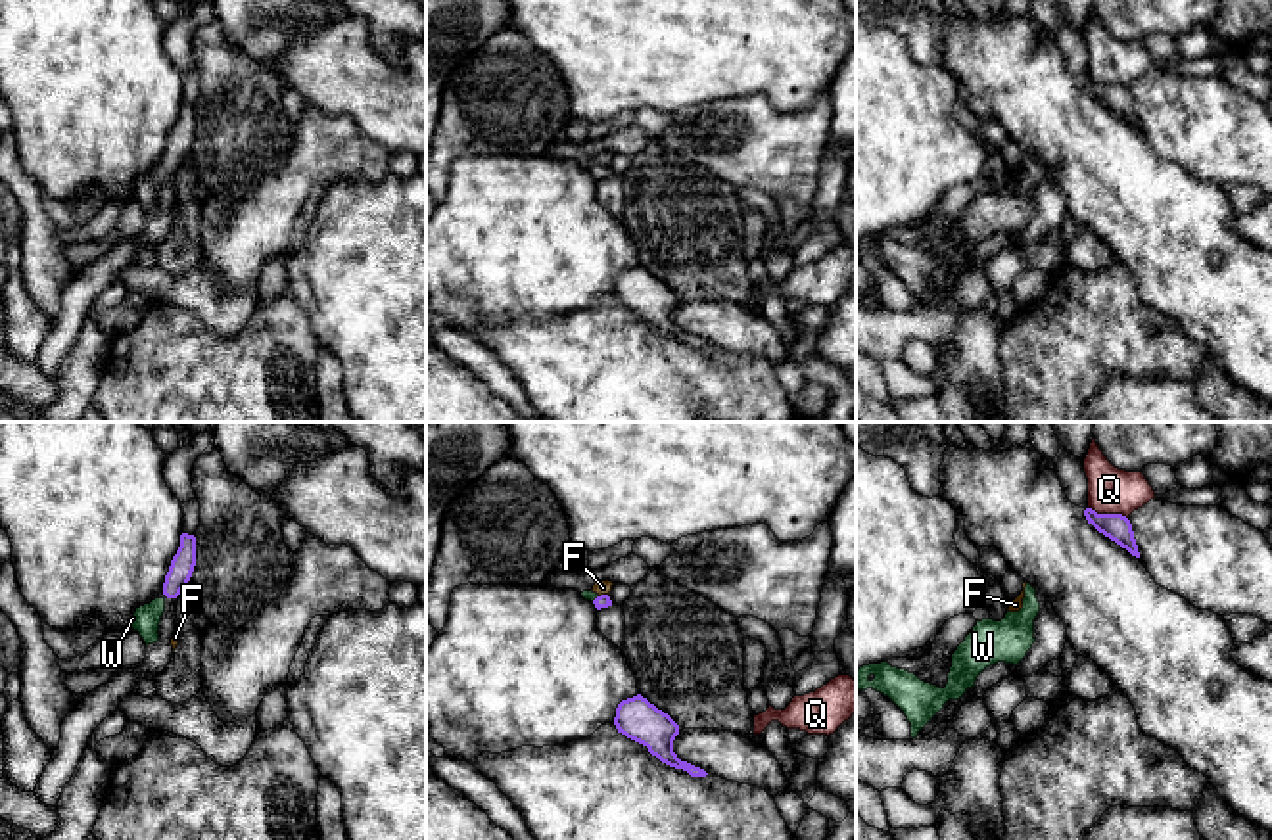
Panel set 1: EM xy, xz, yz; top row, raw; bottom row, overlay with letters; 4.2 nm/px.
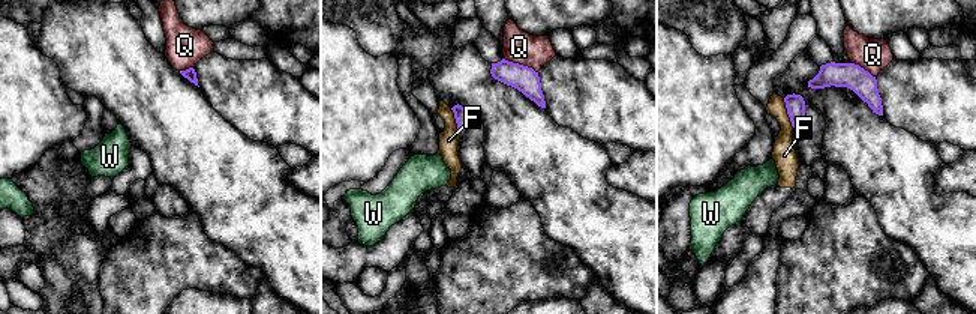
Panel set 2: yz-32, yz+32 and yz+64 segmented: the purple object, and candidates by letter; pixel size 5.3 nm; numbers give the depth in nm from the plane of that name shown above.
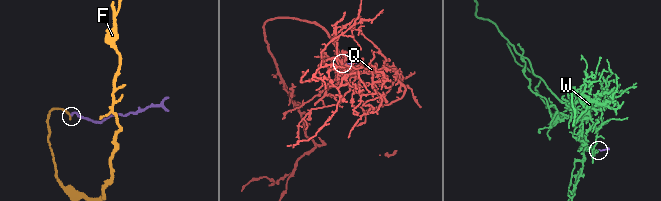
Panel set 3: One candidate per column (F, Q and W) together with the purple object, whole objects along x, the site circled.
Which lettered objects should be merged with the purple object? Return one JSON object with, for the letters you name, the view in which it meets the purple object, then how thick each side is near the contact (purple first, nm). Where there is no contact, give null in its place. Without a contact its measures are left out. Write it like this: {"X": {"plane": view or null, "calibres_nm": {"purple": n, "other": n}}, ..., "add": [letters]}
{"W": {"plane": "xz", "calibres_nm": {"purple": 60, "other": 50}}, "add": ["W"]}

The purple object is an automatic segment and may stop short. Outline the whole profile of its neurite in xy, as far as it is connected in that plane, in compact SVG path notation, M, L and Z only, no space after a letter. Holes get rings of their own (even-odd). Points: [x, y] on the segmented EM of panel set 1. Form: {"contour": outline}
{"contour": "M182 533L180 547L171 560L169 572L163 583L163 595L167 598L177 598L180 591L188 585L196 566L196 537Z"}

